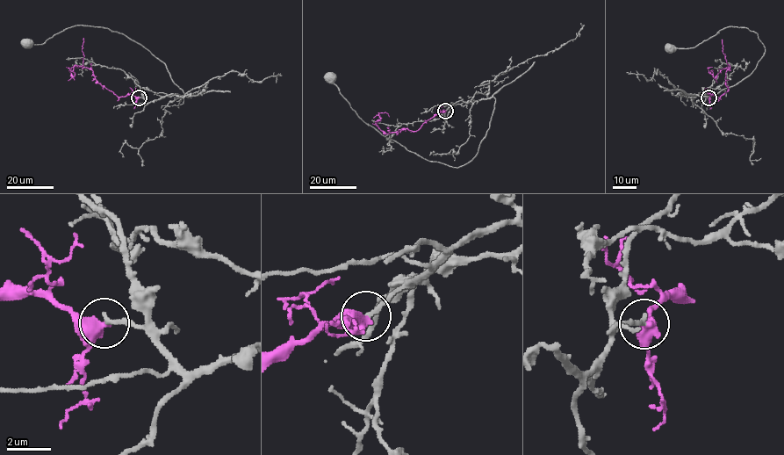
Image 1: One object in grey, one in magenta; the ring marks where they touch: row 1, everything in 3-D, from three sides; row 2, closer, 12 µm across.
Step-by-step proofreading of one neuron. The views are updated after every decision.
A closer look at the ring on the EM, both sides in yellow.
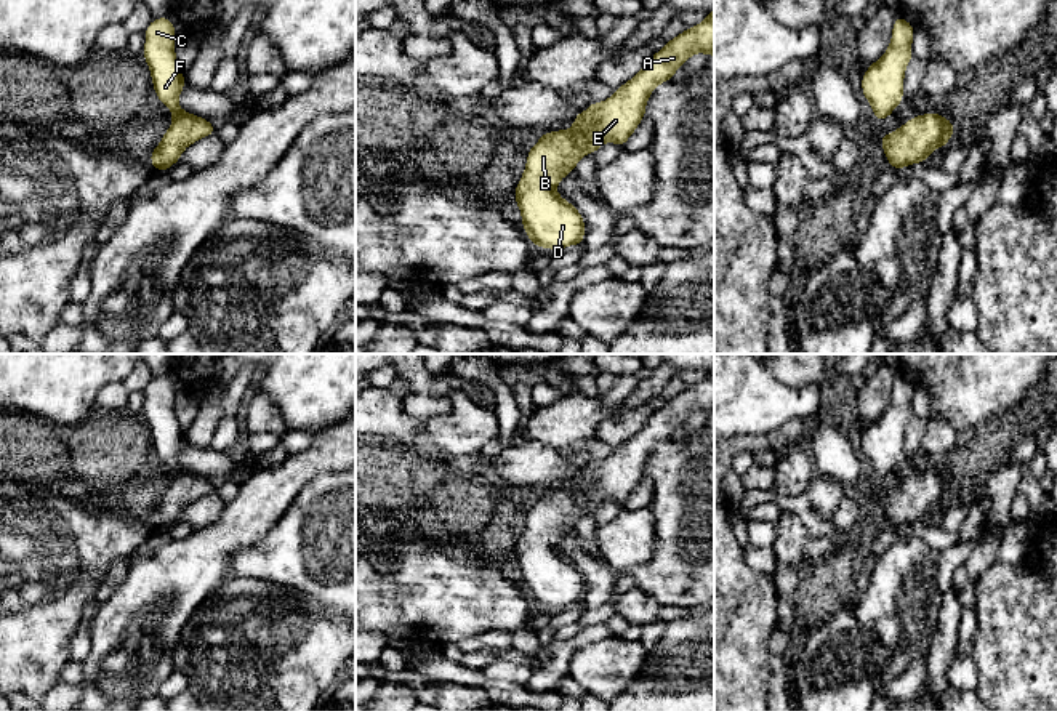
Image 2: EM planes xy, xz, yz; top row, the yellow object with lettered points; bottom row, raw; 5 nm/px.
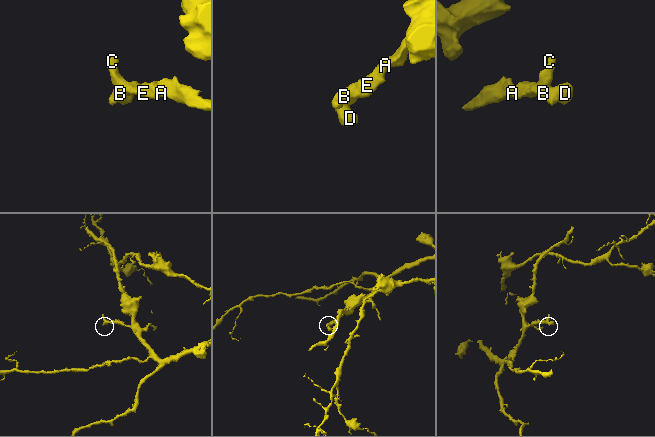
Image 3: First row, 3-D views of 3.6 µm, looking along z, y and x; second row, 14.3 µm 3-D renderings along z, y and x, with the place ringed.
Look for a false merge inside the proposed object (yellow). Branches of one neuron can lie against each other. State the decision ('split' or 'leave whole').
leave whole

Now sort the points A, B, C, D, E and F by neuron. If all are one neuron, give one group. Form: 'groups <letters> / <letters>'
groups A B C D E F

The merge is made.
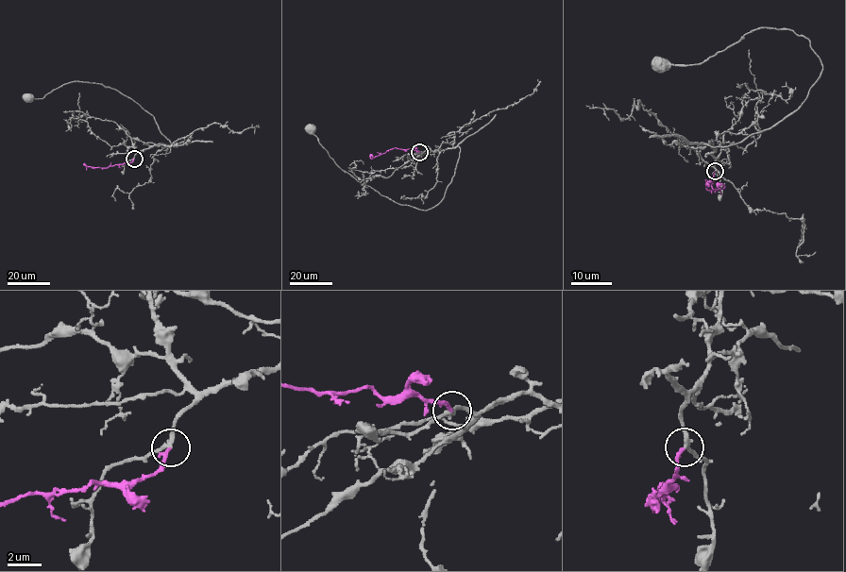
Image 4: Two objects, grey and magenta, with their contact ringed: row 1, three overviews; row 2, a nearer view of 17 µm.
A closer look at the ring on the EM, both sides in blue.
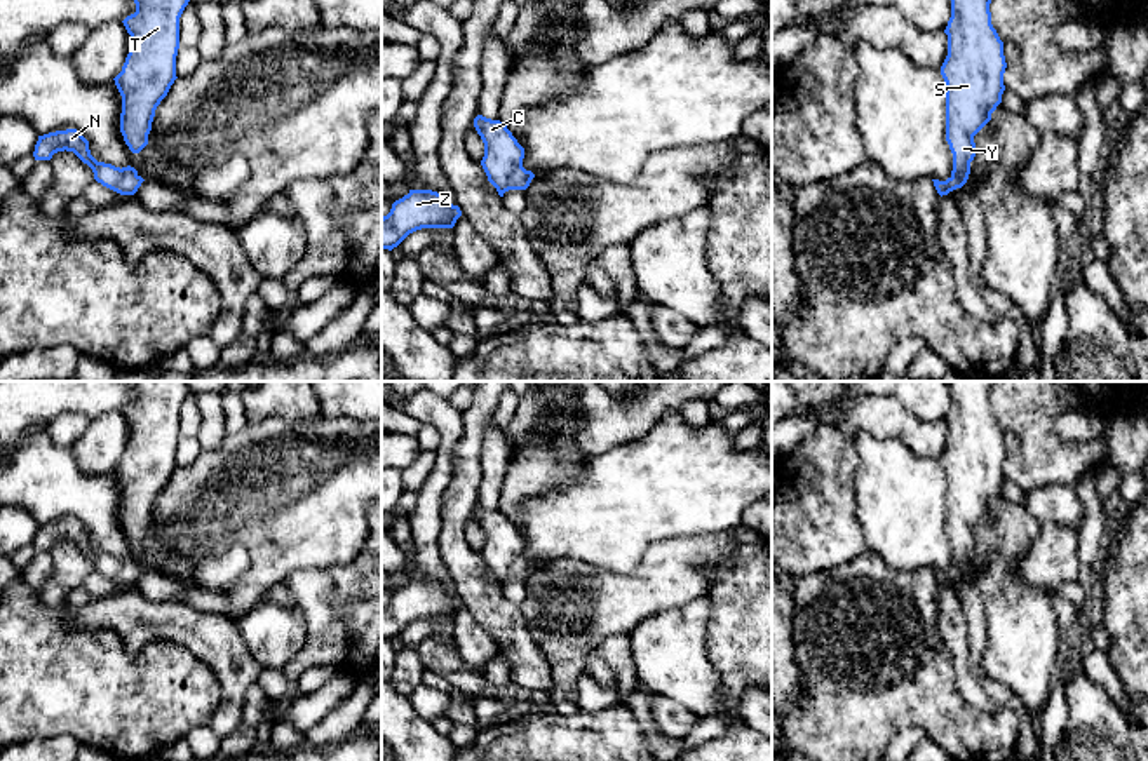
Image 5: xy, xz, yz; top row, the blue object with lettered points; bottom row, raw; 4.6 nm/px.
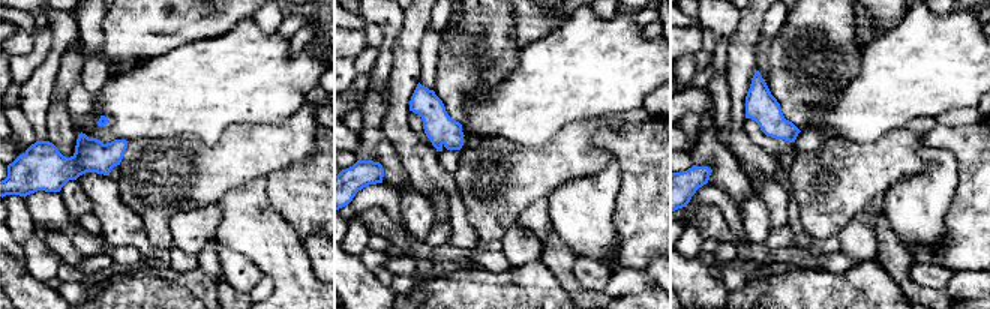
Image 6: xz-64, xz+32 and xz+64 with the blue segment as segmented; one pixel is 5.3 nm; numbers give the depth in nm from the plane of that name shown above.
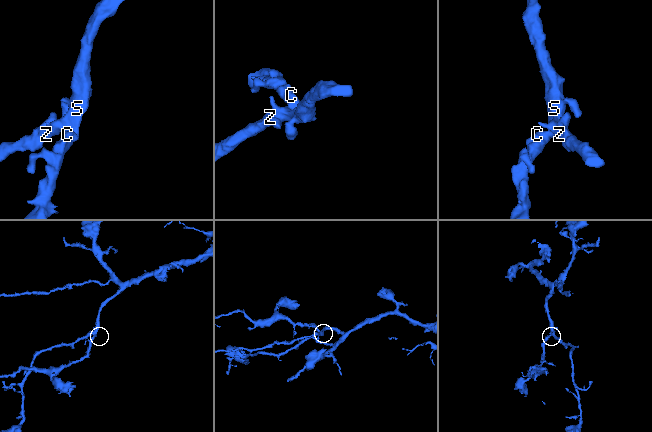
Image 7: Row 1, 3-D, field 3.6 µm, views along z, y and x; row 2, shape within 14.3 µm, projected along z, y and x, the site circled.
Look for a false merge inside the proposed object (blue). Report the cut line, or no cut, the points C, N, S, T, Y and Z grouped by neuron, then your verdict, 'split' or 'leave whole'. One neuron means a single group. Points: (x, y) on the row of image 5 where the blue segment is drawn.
cut none; groups C N S T Y Z; leave whole

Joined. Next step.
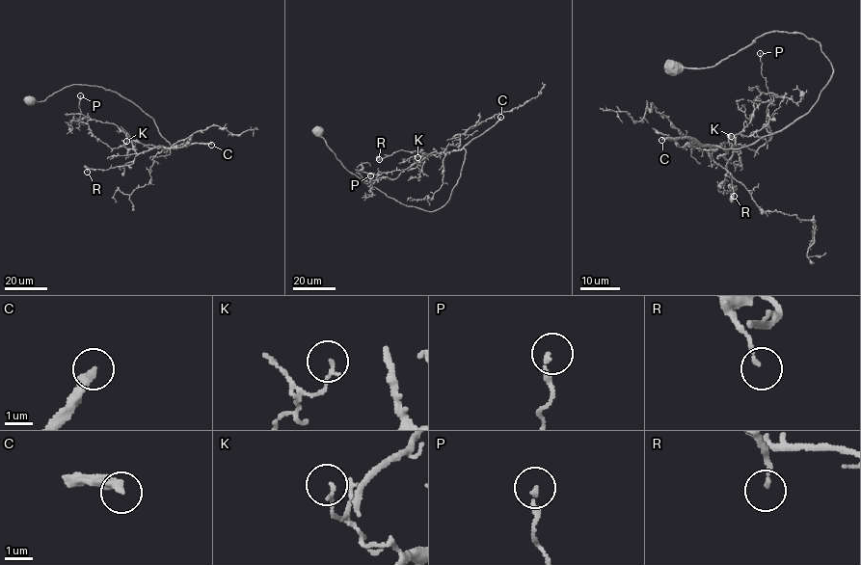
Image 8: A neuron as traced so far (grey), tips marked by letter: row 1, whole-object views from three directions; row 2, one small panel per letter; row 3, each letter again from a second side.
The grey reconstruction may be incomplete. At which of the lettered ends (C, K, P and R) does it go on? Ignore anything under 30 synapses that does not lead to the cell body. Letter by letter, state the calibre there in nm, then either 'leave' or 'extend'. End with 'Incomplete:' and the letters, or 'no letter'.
C: 360 nm thick; extend
K: 120 nm thick; leave
P: 160 nm thick; leave
R: 130 nm thick; leave
Incomplete: C

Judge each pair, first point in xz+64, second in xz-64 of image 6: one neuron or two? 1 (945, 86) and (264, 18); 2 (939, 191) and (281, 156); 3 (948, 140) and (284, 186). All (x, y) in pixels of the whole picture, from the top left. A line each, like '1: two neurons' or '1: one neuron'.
1: two neurons
2: two neurons
3: one neuron

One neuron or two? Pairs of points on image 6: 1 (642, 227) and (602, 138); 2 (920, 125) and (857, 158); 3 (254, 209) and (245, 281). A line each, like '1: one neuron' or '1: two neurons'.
1: one neuron
2: two neurons
3: two neurons

